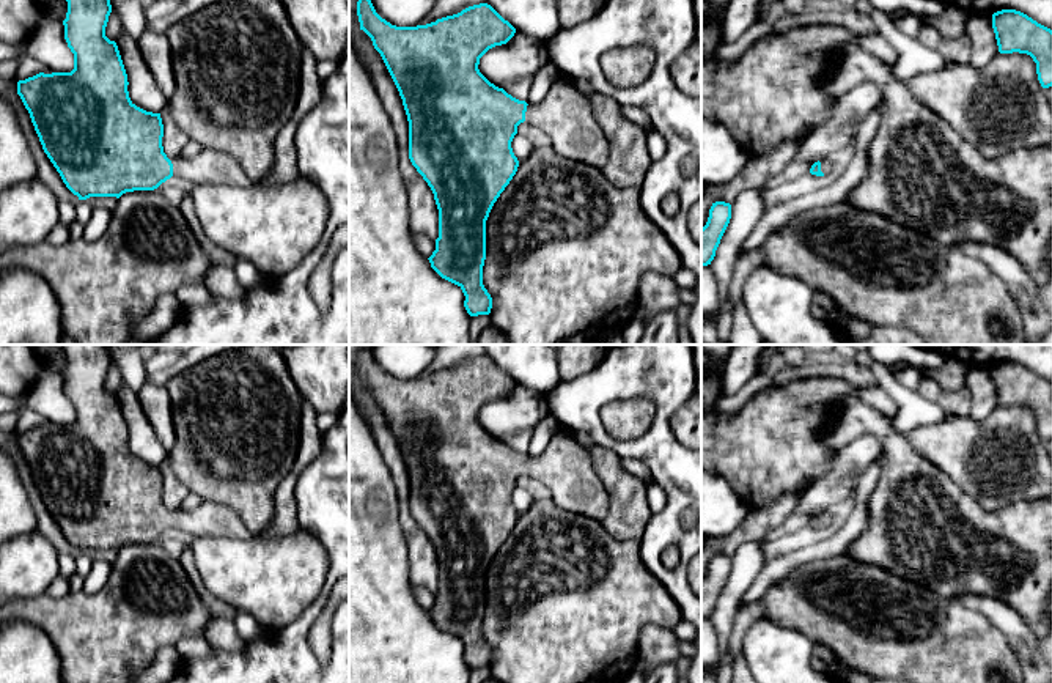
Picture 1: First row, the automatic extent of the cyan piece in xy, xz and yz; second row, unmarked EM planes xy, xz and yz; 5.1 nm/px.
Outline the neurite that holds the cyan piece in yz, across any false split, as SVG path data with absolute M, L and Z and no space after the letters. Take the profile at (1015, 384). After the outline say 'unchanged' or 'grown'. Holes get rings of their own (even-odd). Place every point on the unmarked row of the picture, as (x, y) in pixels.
M1016 362L992 367L992 381L1000 406L1027 406L1036 415L1043 441L1052 439L1052 382Z; unchanged

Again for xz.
M363 348L357 354L357 368L360 382L371 390L399 444L409 474L409 511L431 540L439 562L439 590L428 611L431 620L462 642L470 669L489 667L492 650L483 637L486 573L517 524L519 513L511 500L517 478L525 474L539 480L560 510L596 521L602 521L609 511L609 493L587 449L565 426L558 426L547 449L532 458L480 425L480 411L489 401L506 397L516 386L487 356L426 378L396 379L382 371L370 349Z; grown

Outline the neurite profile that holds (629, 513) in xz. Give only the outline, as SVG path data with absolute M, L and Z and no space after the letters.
M594 444L585 449L610 499L601 524L616 540L640 541L653 516L646 497L648 483L624 471L616 452Z

